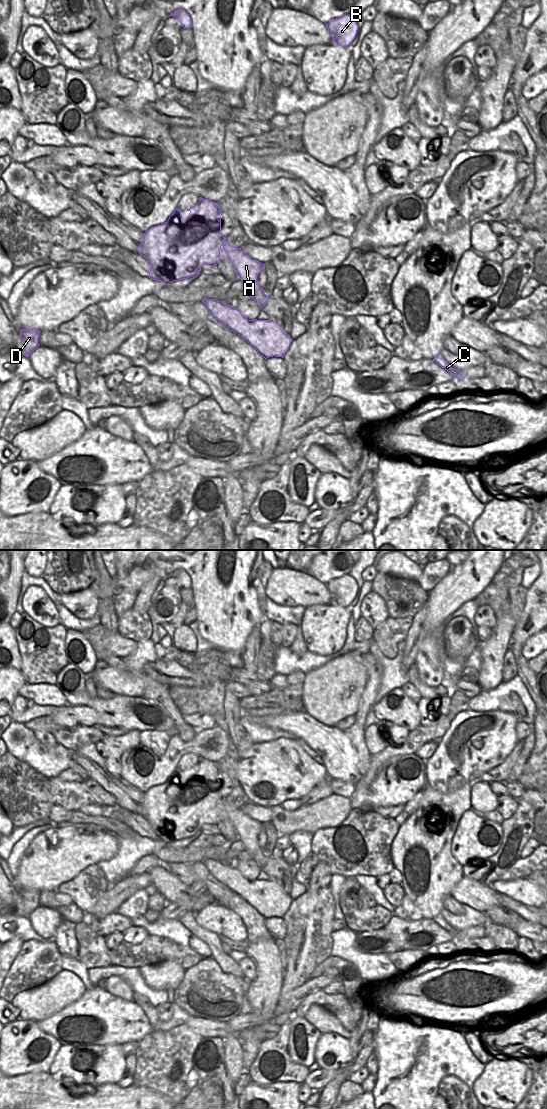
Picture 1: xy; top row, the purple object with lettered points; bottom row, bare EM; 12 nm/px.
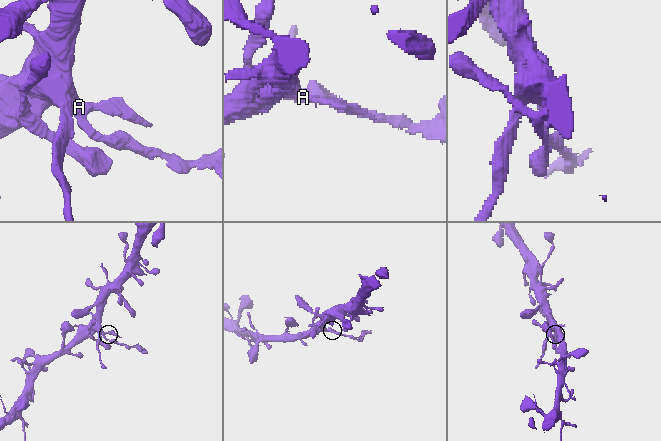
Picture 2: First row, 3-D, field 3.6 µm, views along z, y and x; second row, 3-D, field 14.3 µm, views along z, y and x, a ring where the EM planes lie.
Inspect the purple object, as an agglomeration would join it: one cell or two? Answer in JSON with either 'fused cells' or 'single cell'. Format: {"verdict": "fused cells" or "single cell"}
{"verdict": "fused cells"}

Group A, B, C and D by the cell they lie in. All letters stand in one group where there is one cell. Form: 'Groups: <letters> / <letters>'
Groups: A B D / C

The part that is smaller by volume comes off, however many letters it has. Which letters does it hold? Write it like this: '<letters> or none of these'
C

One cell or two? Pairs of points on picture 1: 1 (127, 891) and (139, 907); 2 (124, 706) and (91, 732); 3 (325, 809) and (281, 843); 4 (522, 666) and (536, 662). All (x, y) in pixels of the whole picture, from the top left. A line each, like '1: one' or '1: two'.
1: two
2: two
3: two
4: two

